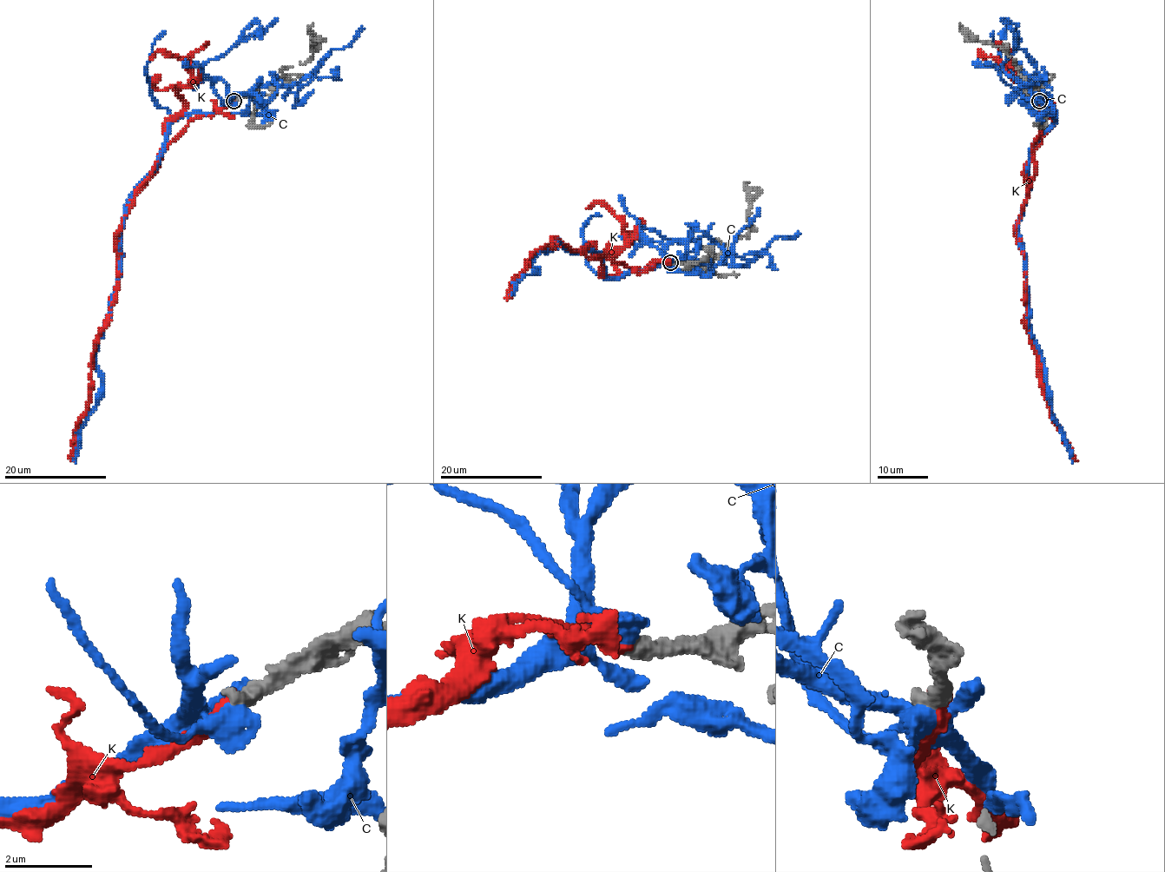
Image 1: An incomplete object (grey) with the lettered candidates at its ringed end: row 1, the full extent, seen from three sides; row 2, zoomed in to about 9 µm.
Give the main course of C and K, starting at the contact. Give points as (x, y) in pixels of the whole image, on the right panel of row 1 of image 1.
C: (1036, 101), (1055, 122), (1033, 148), (1030, 193), (1017, 226), (1030, 335), (1041, 353), (1052, 413), (1073, 462)
K: (1039, 101), (1044, 120), (1028, 158), (1015, 229), (1025, 259), (1025, 326), (1036, 356), (1038, 386), (1076, 461)

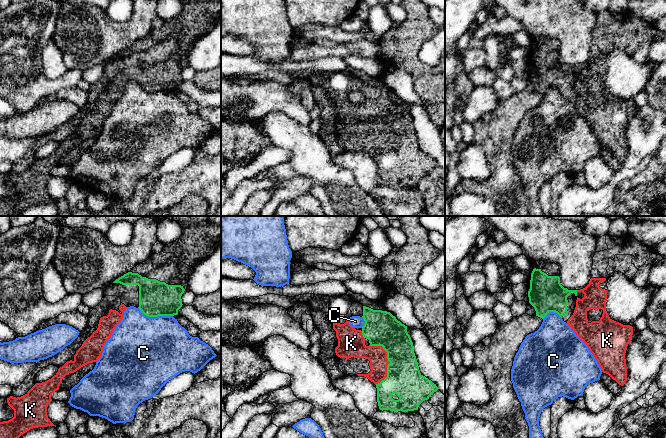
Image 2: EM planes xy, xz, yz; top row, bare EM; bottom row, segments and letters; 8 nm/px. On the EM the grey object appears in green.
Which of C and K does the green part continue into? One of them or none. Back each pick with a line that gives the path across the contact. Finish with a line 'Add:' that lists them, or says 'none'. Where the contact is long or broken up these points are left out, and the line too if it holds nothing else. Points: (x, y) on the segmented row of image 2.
Add: K

